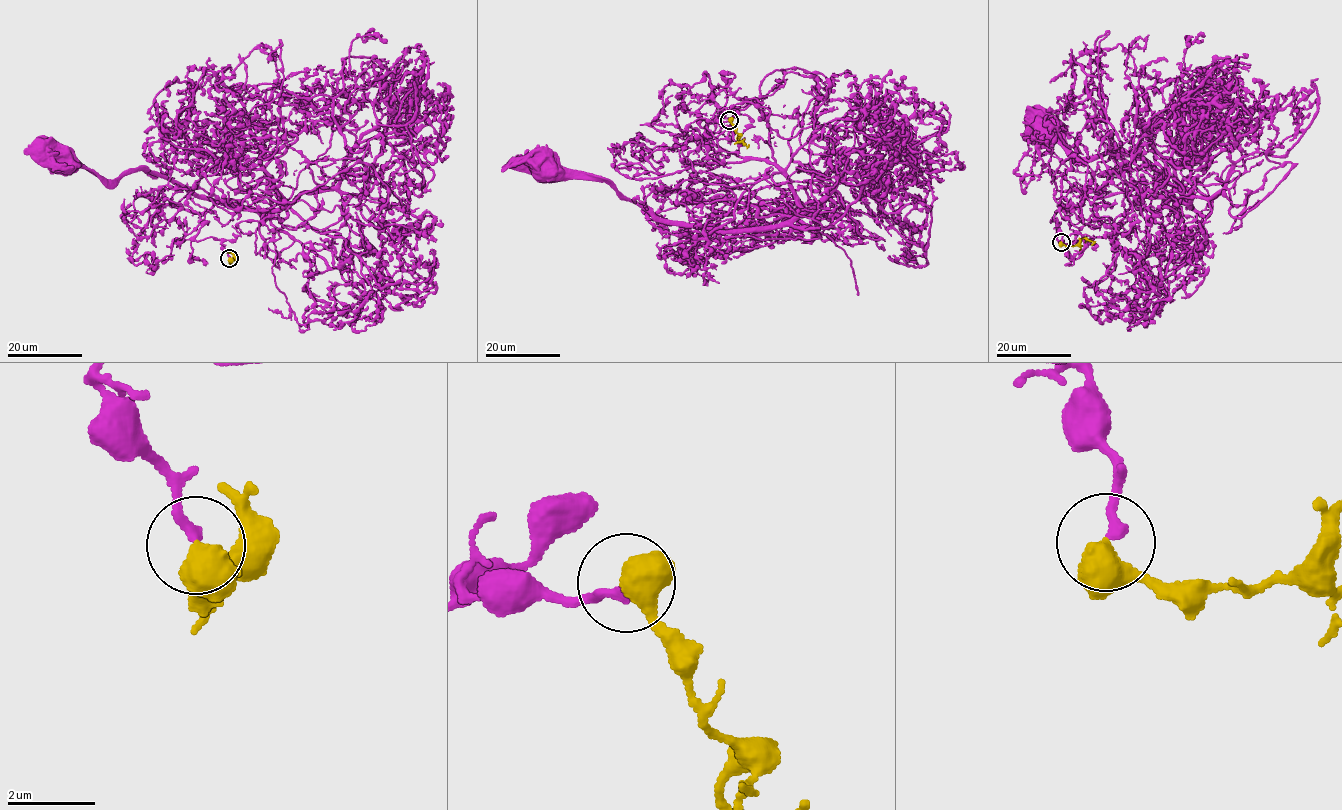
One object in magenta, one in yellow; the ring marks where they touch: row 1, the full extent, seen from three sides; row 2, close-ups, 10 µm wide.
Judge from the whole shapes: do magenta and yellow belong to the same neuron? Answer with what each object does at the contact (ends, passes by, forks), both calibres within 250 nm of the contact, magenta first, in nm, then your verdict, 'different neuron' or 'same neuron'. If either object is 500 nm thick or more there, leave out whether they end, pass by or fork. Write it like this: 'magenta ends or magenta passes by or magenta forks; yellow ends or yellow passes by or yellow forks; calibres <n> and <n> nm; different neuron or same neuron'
calibres 240 and 500 nm; same neuron

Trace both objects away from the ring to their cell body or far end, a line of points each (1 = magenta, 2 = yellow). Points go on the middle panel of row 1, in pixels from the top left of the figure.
1: (729, 120), (688, 124), (702, 140), (681, 162), (770, 162), (800, 208), (794, 218), (685, 227), (545, 163)
2: (729, 120), (739, 135), (738, 139), (748, 144)

